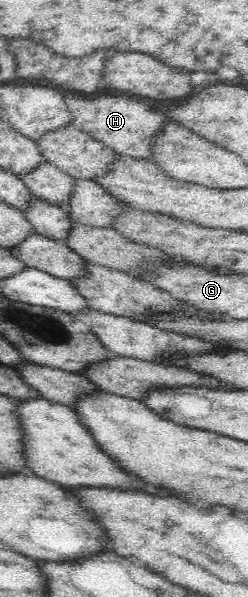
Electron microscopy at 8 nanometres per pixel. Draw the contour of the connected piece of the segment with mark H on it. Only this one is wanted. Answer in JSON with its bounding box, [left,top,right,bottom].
[73,96,165,159]

